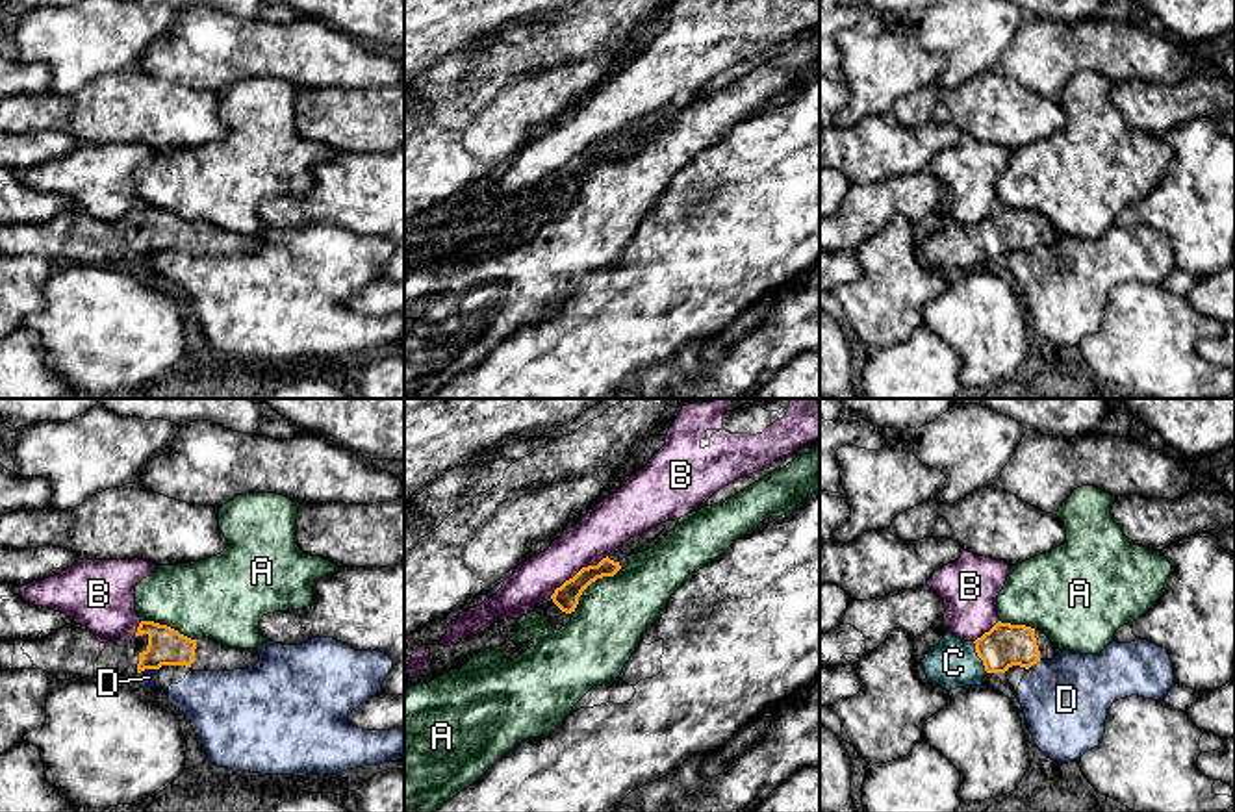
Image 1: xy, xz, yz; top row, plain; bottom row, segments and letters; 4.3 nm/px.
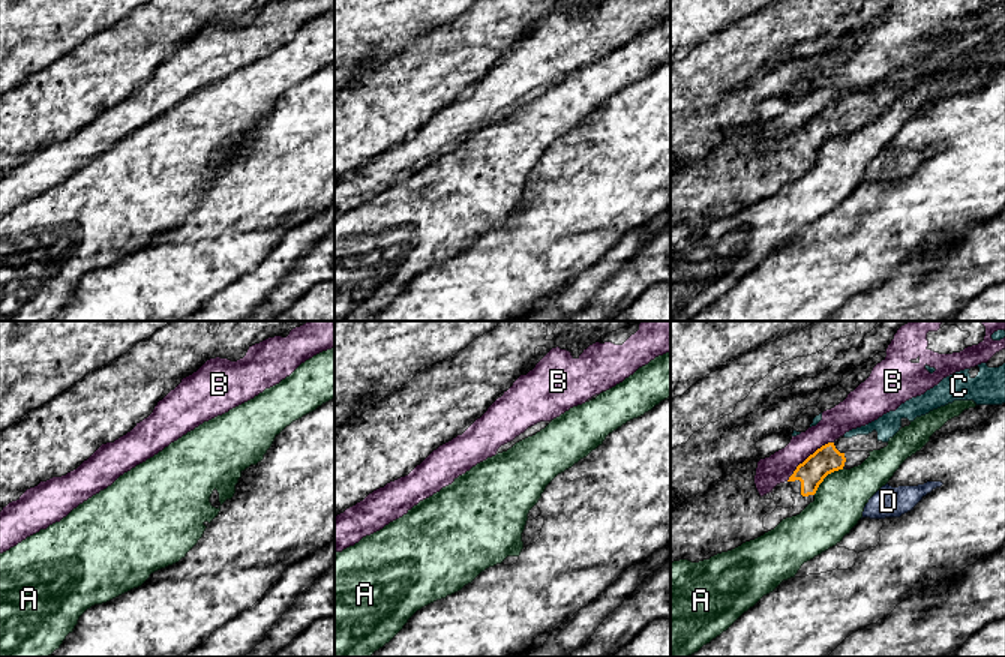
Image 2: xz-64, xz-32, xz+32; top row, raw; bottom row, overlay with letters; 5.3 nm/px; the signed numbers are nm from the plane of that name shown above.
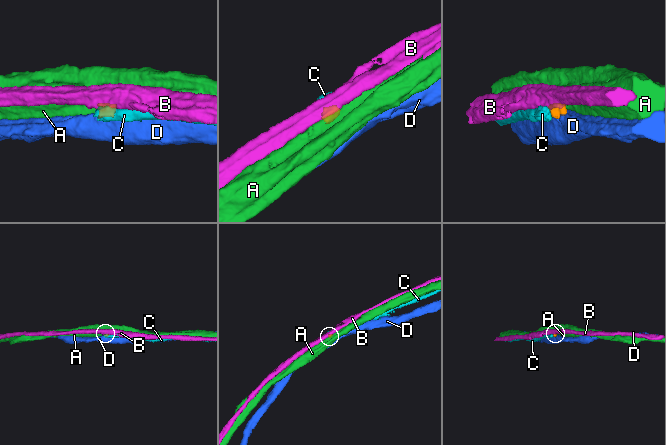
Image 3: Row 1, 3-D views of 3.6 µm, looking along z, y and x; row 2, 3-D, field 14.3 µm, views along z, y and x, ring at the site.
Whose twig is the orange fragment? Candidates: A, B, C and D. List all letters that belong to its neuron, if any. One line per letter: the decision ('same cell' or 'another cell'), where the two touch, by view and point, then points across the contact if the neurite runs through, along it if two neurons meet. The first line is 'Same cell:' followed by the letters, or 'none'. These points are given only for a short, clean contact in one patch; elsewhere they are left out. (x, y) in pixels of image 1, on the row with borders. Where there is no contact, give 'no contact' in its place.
Same cell: C
A: another cell; meets orange in xz at (590, 583); border along xz (622, 568), (612, 575), (598, 577), (583, 592), (570, 614)
B: another cell; meets orange in xz at (579, 571); border along xz (607, 555), (596, 564), (583, 566), (549, 597)
C: same cell; meets orange in yz at (978, 655); runs through yz (1004, 646), (993, 653), (978, 655), (968, 662), (954, 662)
D: another cell; meets orange in xy at (147, 668); border along xy (158, 668), (147, 668), (138, 673)

